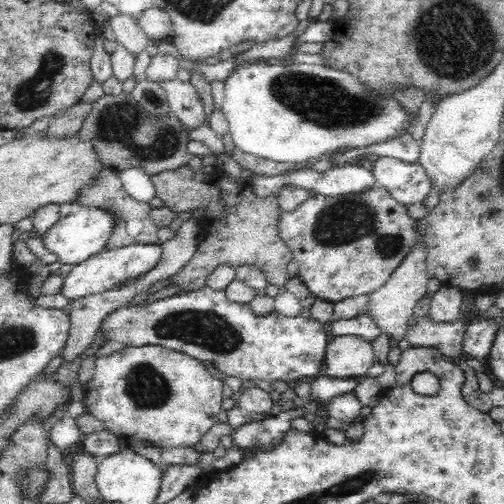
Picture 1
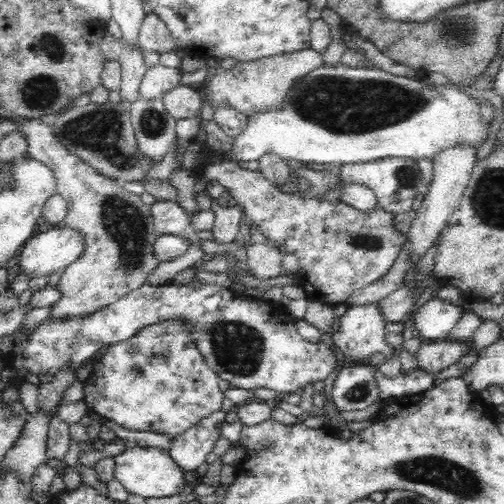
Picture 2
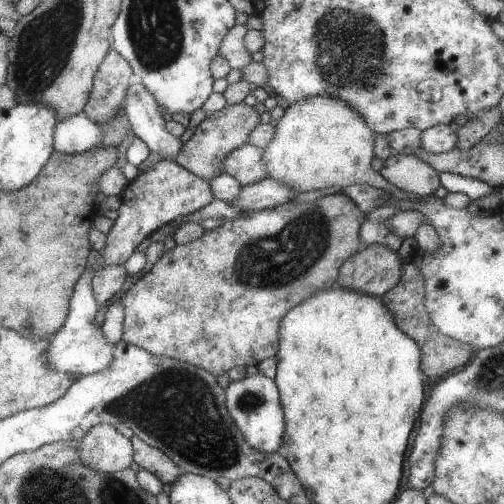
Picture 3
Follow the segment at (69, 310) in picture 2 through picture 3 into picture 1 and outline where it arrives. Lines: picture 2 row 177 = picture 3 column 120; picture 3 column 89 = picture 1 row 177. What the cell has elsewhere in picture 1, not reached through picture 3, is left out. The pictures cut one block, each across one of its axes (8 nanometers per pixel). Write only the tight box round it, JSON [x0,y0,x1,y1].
[76,168,160,250]

